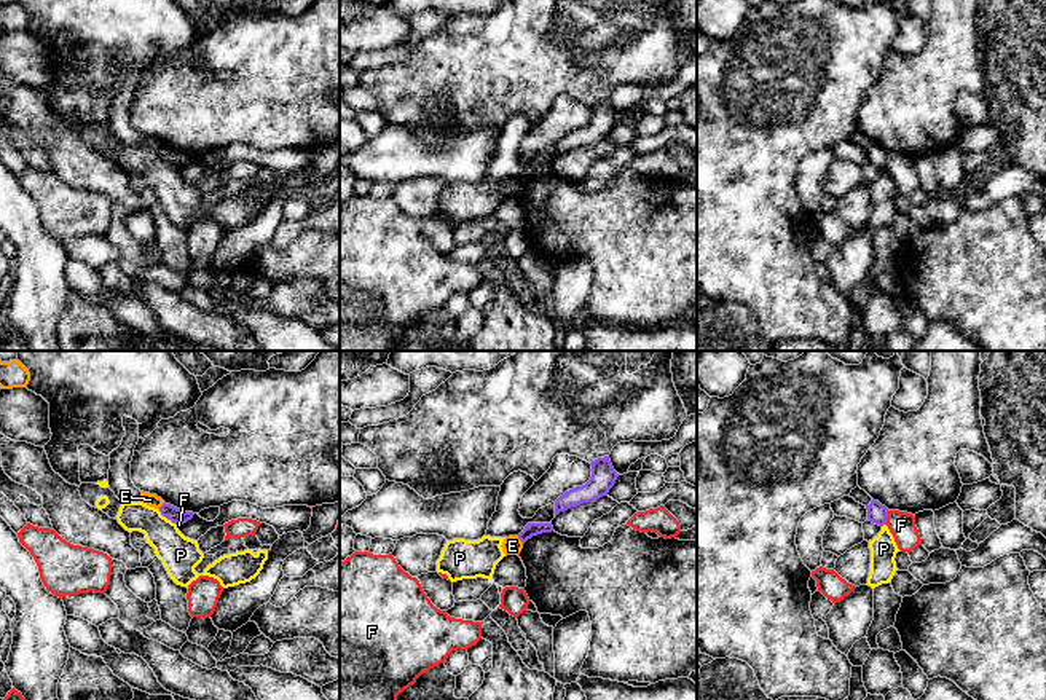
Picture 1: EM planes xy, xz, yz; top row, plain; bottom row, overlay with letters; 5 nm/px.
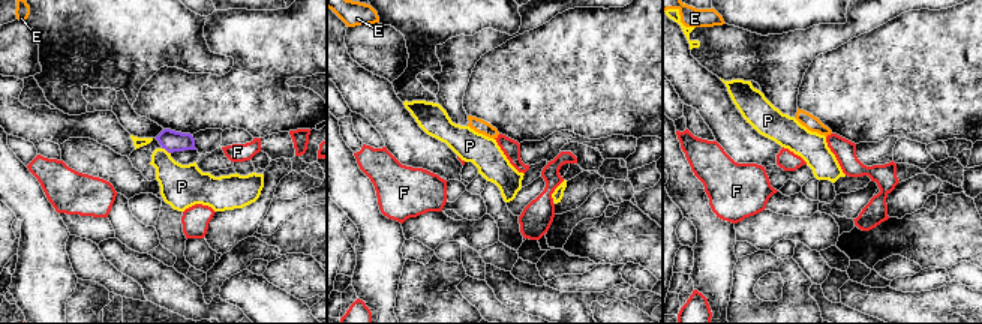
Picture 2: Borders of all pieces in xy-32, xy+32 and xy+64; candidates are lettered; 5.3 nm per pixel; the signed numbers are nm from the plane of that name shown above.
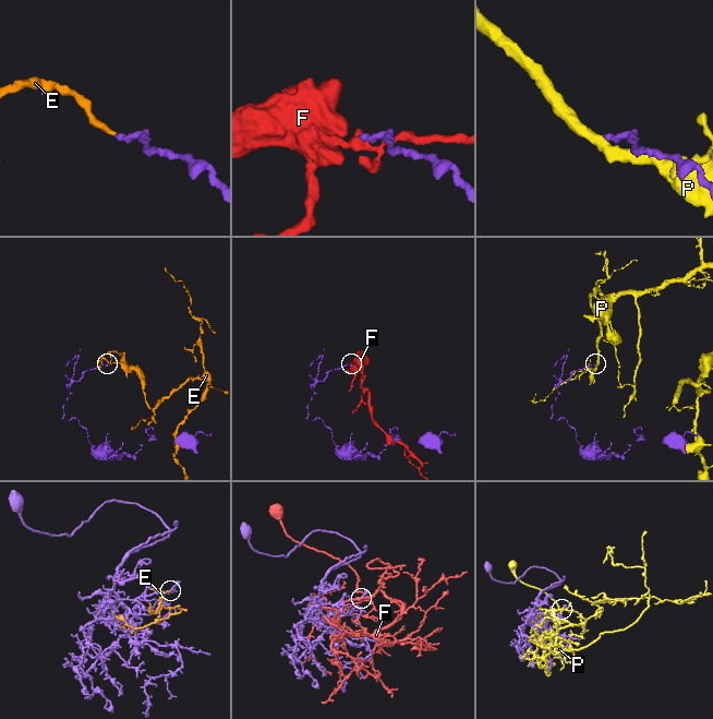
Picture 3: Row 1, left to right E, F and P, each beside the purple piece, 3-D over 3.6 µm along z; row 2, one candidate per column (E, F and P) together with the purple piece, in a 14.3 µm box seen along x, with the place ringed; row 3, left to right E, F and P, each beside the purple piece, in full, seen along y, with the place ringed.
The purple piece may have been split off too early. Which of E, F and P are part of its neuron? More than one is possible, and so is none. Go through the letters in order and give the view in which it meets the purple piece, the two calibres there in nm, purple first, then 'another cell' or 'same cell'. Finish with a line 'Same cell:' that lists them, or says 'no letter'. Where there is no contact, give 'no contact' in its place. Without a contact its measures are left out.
E: meets purple in xy; 80 nm thick on the purple side, 60 nm on the other; another cell
F: meets purple in yz; 100 nm thick on the purple side, 140 nm on the other; another cell
P: meets purple in xy; 80 nm thick on the purple side, 190 nm on the other; another cell
Same cell: no letter

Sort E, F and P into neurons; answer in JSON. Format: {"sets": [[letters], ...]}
{"sets": [["E"], ["F"], ["P"]]}

